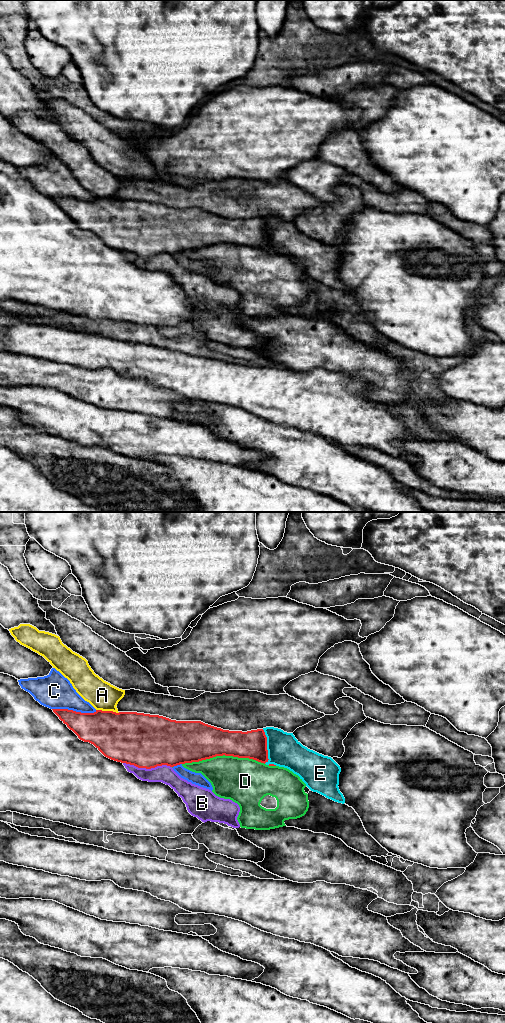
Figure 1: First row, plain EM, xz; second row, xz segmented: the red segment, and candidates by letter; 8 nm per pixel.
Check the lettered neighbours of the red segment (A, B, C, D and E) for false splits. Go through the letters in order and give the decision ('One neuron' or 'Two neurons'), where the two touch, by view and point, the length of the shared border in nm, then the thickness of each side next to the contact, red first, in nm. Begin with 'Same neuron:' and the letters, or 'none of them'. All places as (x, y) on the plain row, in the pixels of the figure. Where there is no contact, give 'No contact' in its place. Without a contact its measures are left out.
Same neuron: none of them
A: Two neurons. Touches red at xz (108, 199). Shared border 190 nm. Thickness 400 nm (red) against 220 nm
B: Two neurons. Touches red at xz (147, 256). Shared border 400 nm. Thickness 440 nm (red) against 140 nm
C: Two neurons. Touches red at xz (74, 199). Shared border 360 nm. Thickness 280 nm (red) against 280 nm
D: Two neurons. Touches red at xz (223, 242). Shared border 650 nm. Thickness 320 nm (red) against 360 nm
E: Two neurons. Touches red at xz (266, 234). Shared border 280 nm. Thickness 220 nm (red) against 260 nm

